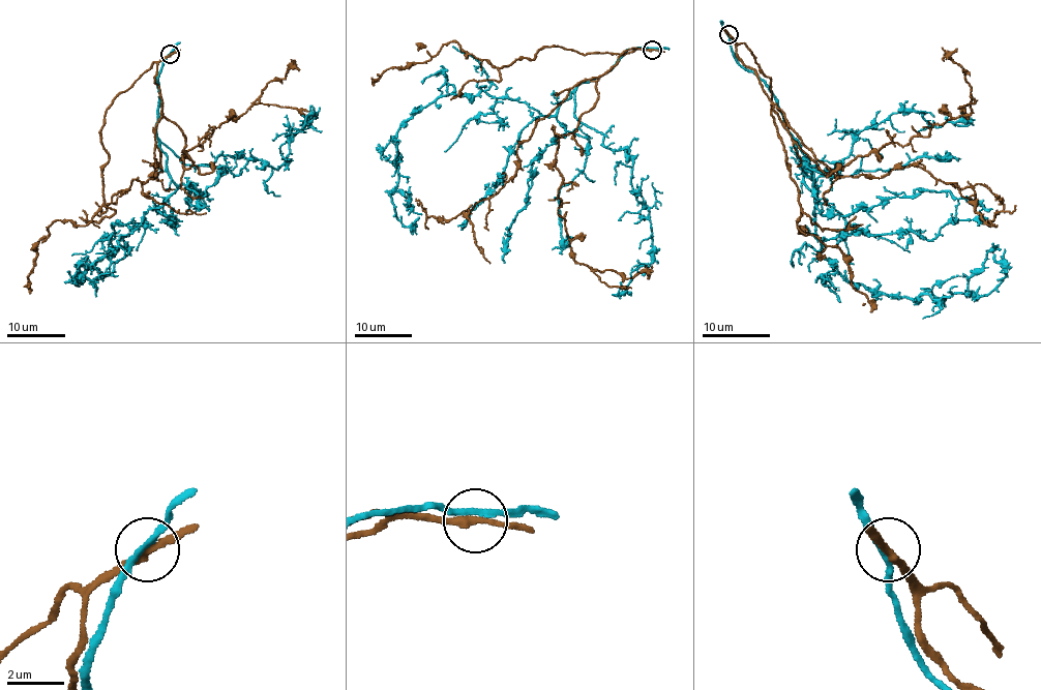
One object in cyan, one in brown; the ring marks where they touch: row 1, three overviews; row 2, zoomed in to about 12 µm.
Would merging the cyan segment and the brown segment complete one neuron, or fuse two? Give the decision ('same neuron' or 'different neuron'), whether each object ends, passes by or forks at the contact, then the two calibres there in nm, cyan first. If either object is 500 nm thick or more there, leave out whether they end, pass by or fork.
different neuron; cyan passes by; brown passes by; 190 nm thick on the cyan side, 240 nm on the other

